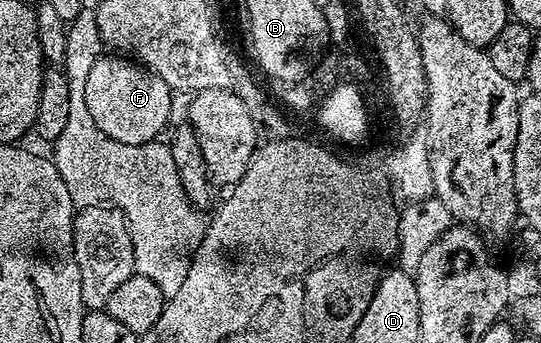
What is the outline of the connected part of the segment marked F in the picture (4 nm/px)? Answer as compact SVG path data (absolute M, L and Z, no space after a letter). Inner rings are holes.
M100 57L89 72L85 80L85 109L89 109L89 117L97 124L97 129L105 133L113 141L121 145L141 145L142 143L154 143L159 135L168 130L169 105L172 89L154 72L146 69L138 62L127 57L121 59L107 59Z

